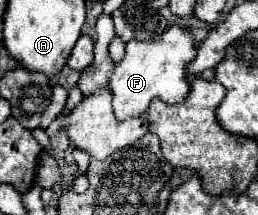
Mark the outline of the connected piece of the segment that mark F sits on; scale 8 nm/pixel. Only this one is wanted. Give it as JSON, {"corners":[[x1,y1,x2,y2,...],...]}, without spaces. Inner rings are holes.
{"corners":[[168,25,164,35,156,35,150,41,128,41,126,55,114,65,114,73,108,87,114,95,114,113,118,119,144,115,154,97,166,99,166,103,182,103,190,91,186,67,196,57,196,39,188,27]]}

